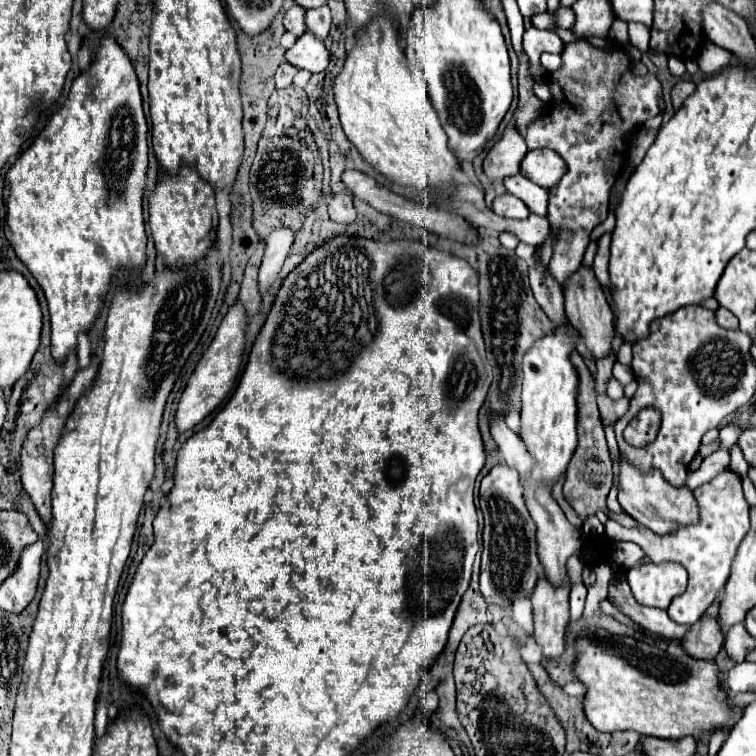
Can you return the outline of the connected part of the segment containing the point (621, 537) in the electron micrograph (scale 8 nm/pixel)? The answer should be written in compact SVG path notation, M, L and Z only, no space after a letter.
M725 471L717 475L713 481L697 487L693 493L695 493L695 499L699 503L699 513L701 513L699 525L681 527L675 533L663 535L663 537L655 535L653 531L647 531L645 527L639 527L639 529L621 527L619 523L611 519L605 525L605 533L613 541L633 541L645 549L649 559L677 561L689 571L687 591L679 595L677 599L673 599L673 603L667 609L669 617L681 625L693 625L695 621L699 621L701 615L707 611L707 607L713 603L721 587L727 583L731 561L737 553L739 543L749 531L749 503L743 497L741 479L733 471Z

